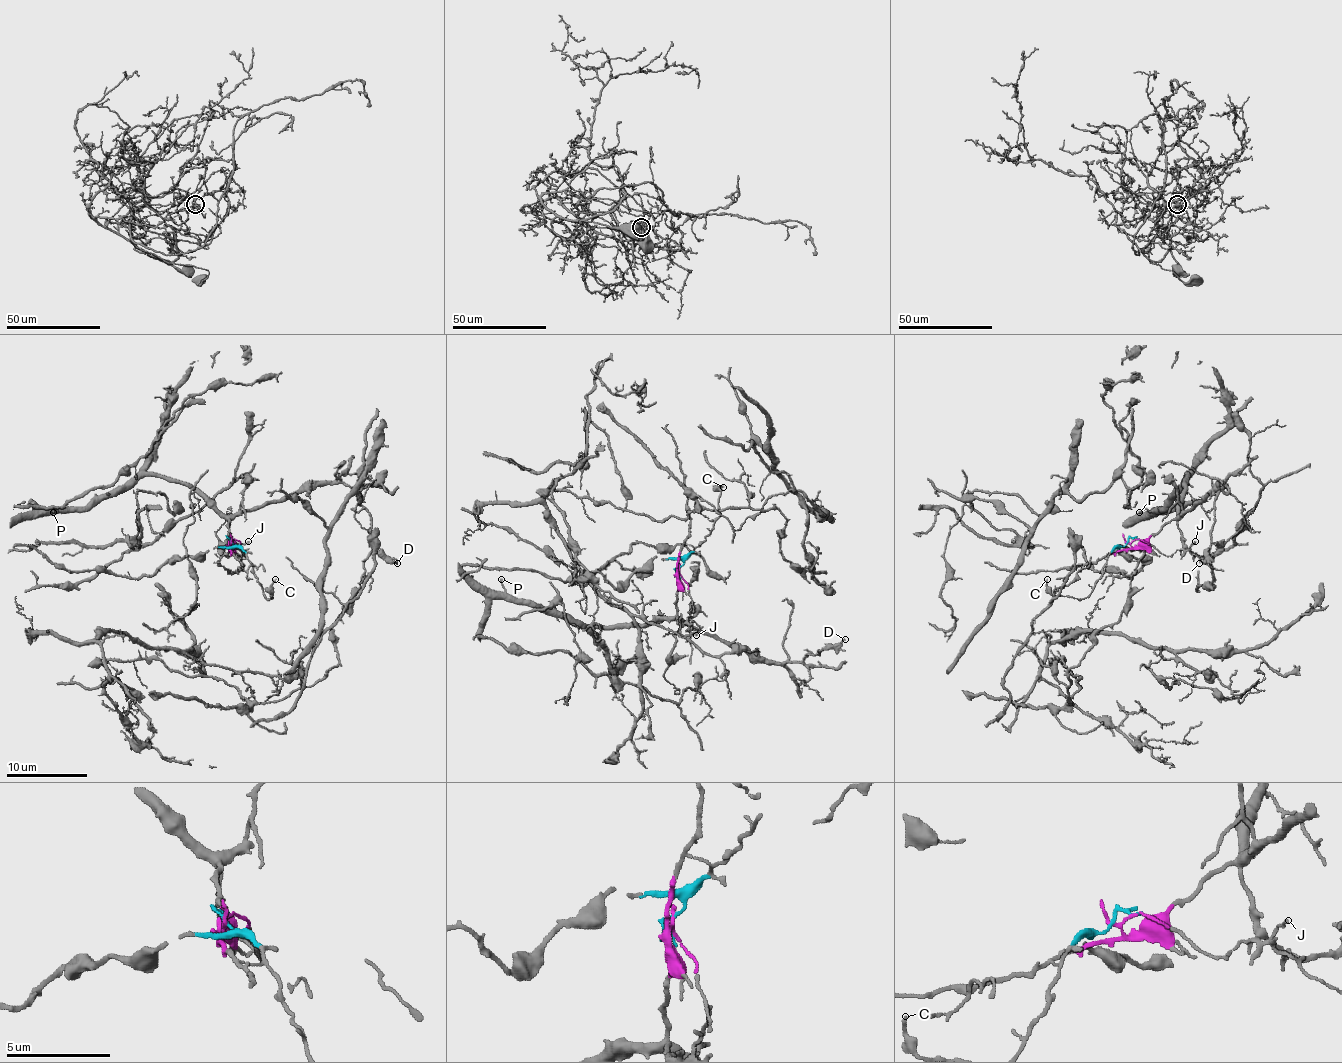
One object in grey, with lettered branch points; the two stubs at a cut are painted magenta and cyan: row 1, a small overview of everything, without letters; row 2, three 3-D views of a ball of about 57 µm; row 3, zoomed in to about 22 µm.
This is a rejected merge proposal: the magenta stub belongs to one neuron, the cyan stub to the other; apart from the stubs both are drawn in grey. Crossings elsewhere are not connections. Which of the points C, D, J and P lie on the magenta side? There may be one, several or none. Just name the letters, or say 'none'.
D, J, P

